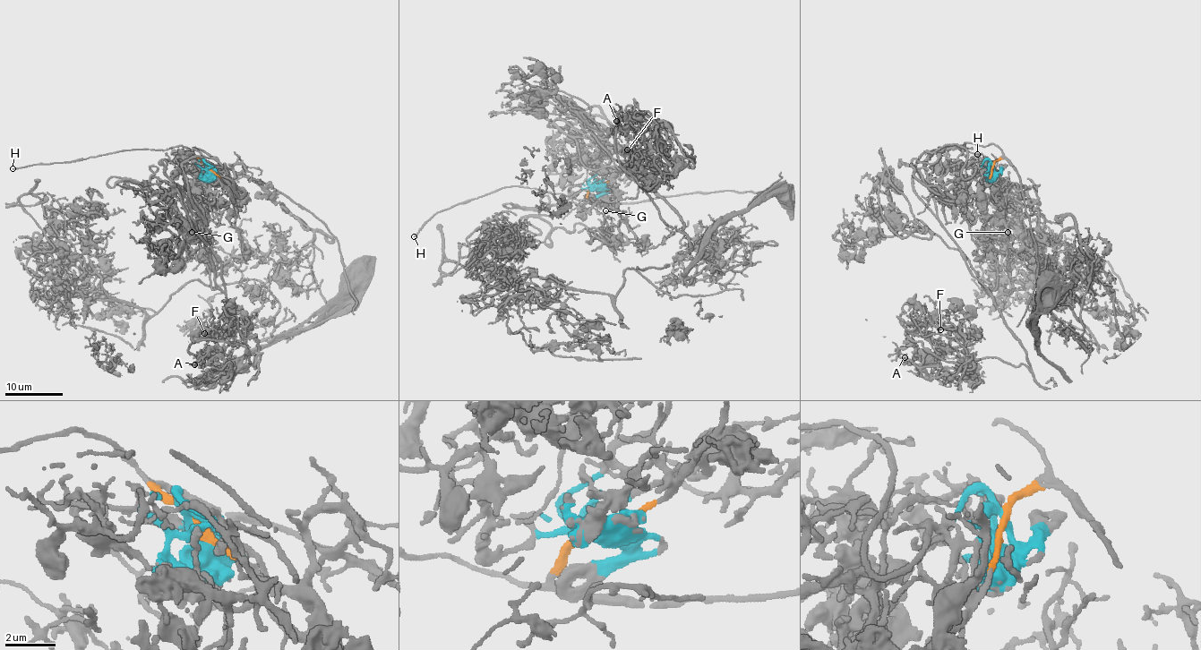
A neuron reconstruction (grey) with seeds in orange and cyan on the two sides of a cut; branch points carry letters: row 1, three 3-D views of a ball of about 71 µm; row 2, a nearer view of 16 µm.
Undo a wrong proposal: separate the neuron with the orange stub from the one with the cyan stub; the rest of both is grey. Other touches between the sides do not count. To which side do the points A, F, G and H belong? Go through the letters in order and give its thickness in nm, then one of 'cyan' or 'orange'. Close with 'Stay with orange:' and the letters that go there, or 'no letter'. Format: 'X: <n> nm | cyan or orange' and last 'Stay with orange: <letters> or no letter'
A: 150 nm | cyan
F: 60 nm | cyan
G: 220 nm | cyan
H: 160 nm | orange
Stay with orange: H

